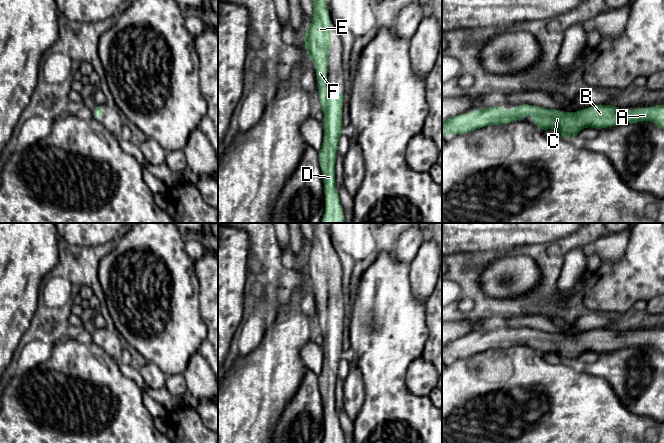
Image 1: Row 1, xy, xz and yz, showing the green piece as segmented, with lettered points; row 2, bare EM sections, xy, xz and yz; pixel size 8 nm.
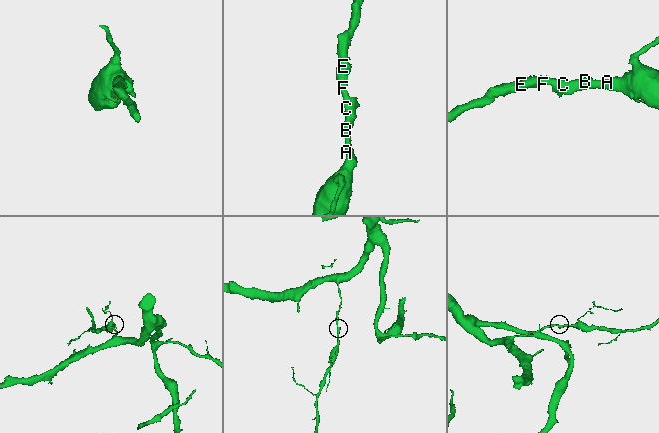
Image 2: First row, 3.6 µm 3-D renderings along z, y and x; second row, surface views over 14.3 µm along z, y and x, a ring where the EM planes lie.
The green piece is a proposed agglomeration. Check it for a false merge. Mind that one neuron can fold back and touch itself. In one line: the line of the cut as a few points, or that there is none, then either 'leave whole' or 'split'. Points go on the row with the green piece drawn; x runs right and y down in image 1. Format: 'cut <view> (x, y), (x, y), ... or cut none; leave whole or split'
cut none; leave whole

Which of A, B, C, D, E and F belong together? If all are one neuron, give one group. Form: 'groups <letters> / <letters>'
groups A B C D E F

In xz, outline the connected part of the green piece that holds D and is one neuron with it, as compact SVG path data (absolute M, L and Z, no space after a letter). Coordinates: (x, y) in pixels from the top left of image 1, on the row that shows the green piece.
M312 0L312 2L313 19L309 25L309 30L304 33L304 44L306 53L316 69L318 99L324 113L322 121L324 136L322 147L318 151L325 196L325 213L321 223L343 223L344 210L340 204L338 189L336 188L335 164L338 140L345 131L342 123L345 92L326 89L329 48L332 44L329 32L335 30L331 26L325 0Z

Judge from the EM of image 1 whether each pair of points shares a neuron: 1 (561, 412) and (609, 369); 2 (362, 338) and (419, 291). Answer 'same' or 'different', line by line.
1: different
2: different

